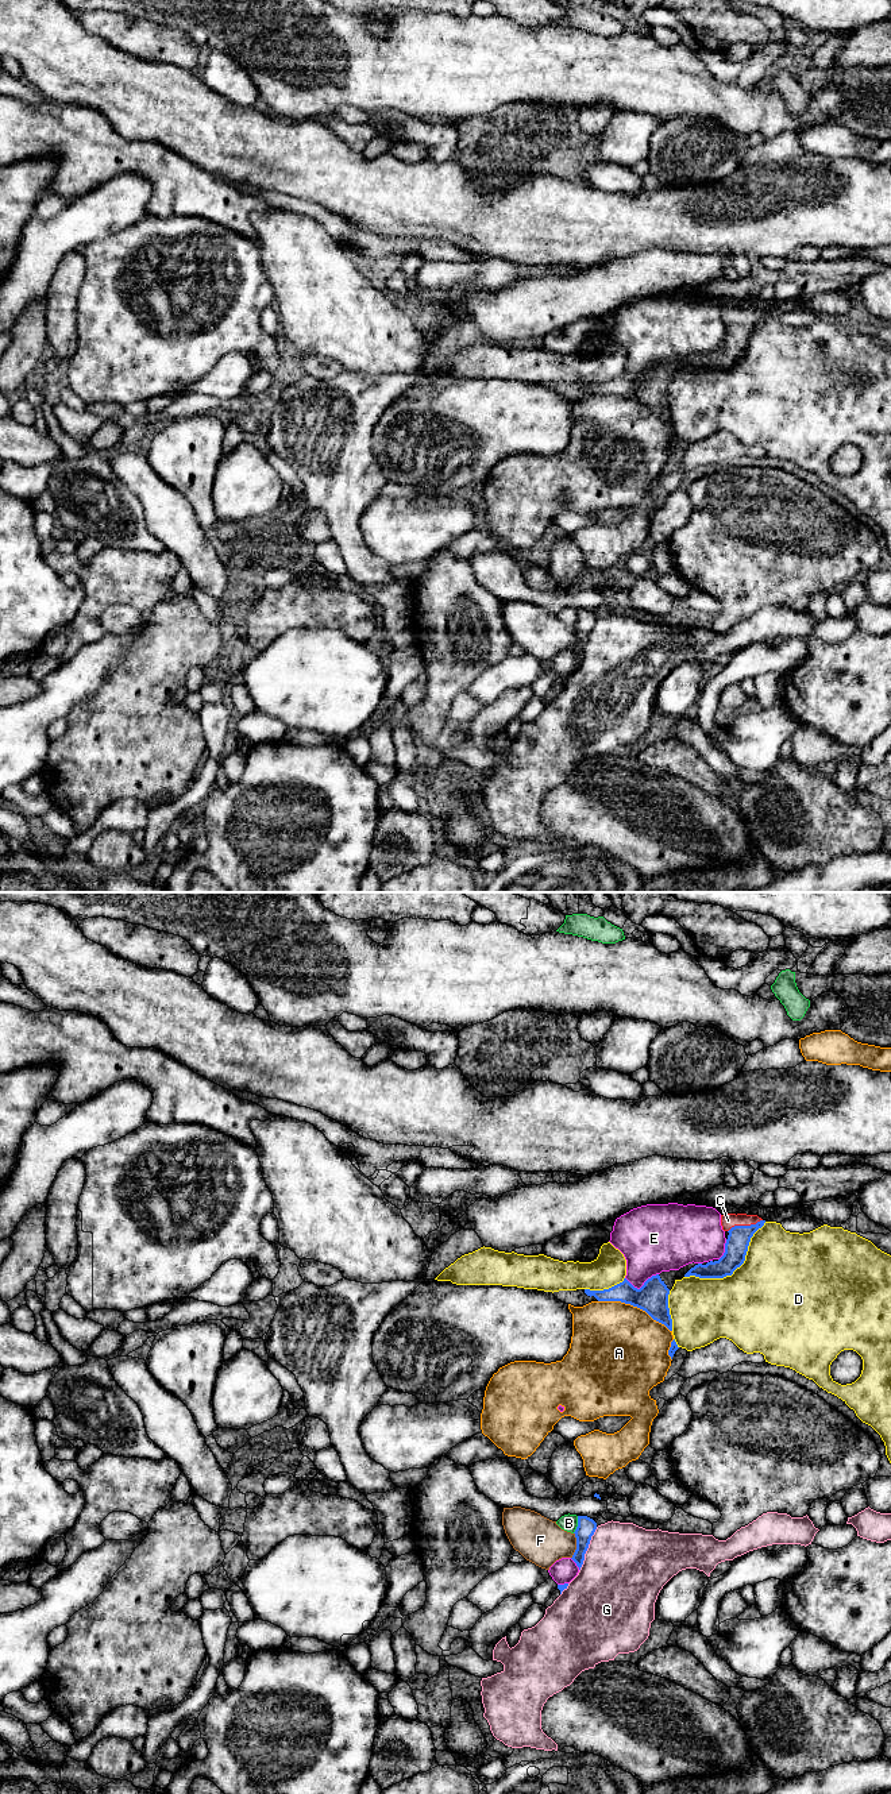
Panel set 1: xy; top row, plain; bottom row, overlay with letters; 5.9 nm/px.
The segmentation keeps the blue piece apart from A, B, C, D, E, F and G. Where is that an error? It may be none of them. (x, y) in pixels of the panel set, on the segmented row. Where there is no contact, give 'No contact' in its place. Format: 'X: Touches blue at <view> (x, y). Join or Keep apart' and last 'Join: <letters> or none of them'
A: Touches blue at xy (635, 1306). Keep apart
B: Touches blue at xy (578, 1524). Keep apart
C: Touches blue at xy (744, 1226). Join
D: Touches blue at xy (733, 1270). Keep apart
E: Touches blue at xy (643, 1285). Keep apart
F: Touches blue at xy (577, 1546). Keep apart
G: Touches blue at xy (587, 1547). Keep apart
Join: C

